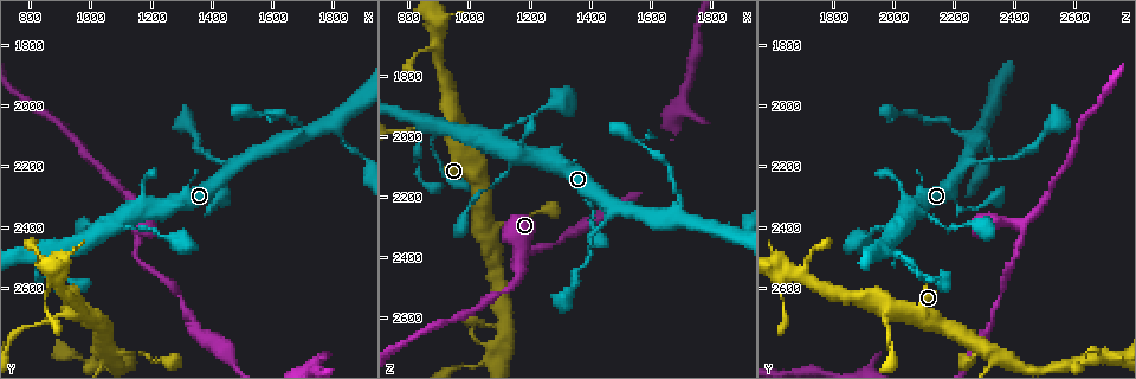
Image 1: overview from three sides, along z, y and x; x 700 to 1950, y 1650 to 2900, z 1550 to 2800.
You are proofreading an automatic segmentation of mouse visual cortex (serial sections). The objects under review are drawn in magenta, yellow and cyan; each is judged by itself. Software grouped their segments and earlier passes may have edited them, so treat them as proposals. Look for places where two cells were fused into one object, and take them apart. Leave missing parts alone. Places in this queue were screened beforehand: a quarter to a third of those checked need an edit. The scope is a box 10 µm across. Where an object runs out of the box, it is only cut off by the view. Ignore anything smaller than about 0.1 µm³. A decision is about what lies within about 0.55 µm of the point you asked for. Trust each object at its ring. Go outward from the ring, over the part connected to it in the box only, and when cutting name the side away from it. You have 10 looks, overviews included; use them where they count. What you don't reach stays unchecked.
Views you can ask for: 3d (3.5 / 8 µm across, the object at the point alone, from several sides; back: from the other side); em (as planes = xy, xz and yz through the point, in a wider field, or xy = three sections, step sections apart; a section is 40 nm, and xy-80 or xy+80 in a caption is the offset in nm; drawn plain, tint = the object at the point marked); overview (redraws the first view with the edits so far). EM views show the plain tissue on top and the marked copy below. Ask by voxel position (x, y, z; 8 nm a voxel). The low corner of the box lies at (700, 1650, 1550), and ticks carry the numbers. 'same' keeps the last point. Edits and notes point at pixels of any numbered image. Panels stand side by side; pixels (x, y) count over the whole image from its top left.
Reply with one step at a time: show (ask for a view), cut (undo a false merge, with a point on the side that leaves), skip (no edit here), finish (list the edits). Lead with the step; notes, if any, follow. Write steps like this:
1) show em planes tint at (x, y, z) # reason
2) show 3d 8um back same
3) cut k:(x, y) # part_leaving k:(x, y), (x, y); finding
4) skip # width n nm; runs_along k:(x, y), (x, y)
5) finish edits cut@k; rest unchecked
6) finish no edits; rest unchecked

show 3d 3.5um at (1170, 2390, 2420) # abrupt turn

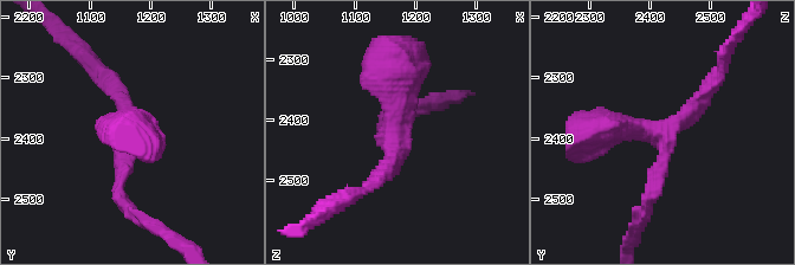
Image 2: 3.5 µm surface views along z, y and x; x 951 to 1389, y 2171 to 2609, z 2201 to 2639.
show em planes tint at (1170, 2385, 2430) # arms 3; arm_widths 150, 200, 450 nm

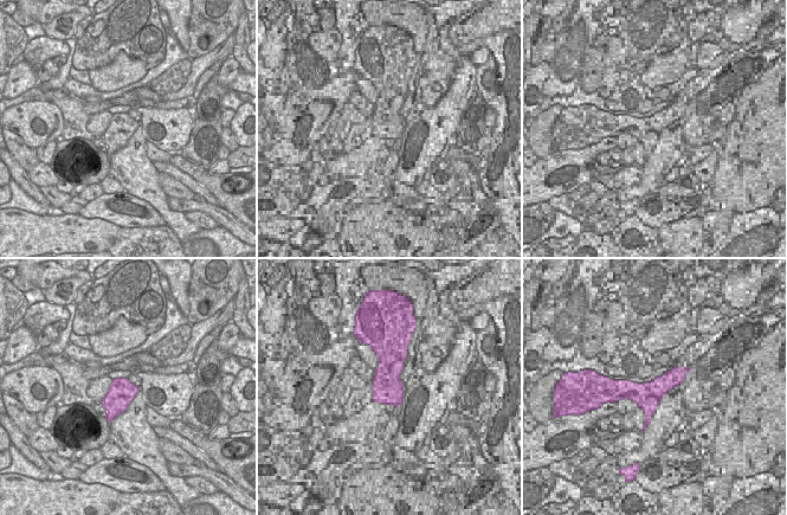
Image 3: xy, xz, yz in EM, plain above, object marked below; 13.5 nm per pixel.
skip # runs_along 2:(588, 136), (666, 129), (645, 201); one cell here

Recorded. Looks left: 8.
show 3d 3.5um at (950, 2660, 1980) # three-way junction

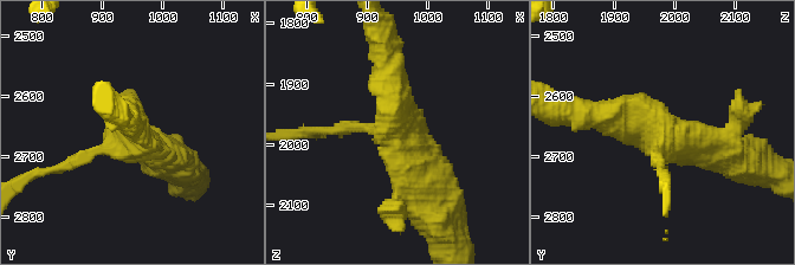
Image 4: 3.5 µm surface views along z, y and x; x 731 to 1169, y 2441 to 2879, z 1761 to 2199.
show em xy step 5 tint at (950, 2670, 1985) # need the tissue

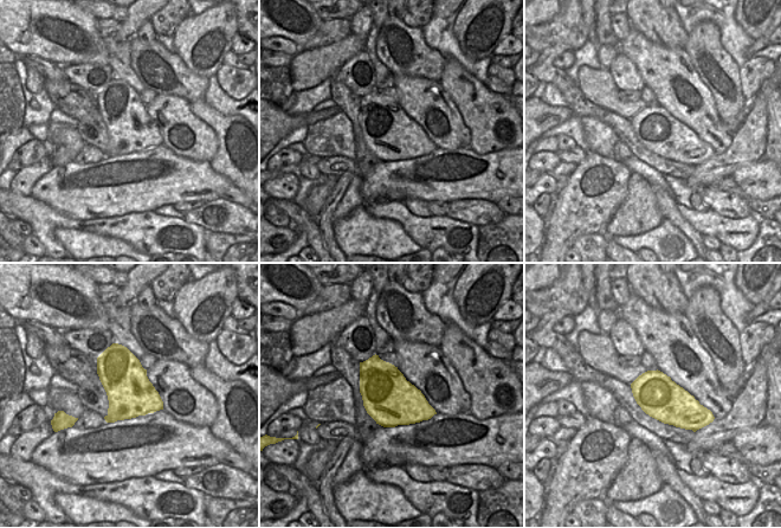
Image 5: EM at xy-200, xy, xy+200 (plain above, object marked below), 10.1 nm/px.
skip # runs_along 4:(734, 133), (666, 140), (594, 115); continuous, no second cell

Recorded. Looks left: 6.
show 3d 3.5um at (1460, 2210, 2230) # three arms meet

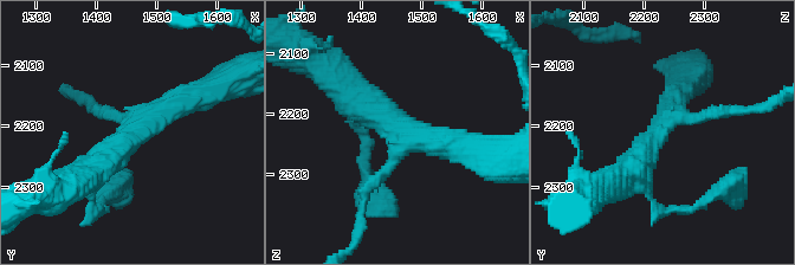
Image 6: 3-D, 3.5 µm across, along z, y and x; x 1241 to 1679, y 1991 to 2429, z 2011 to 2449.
show em xy step 1 tint at (1475, 2200, 2225)

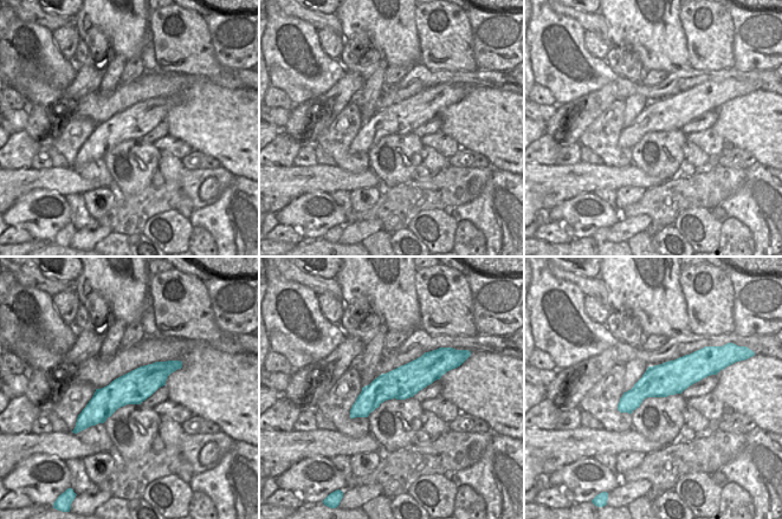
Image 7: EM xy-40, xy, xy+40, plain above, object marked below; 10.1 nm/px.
skip # arm_widths 150, 350, 350 nm; runs_along 6:(84, 176), (139, 125), (208, 92); continuous, no second cell

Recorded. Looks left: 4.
show 3d 3.5um at (1660, 2100, 2270) # arms part here

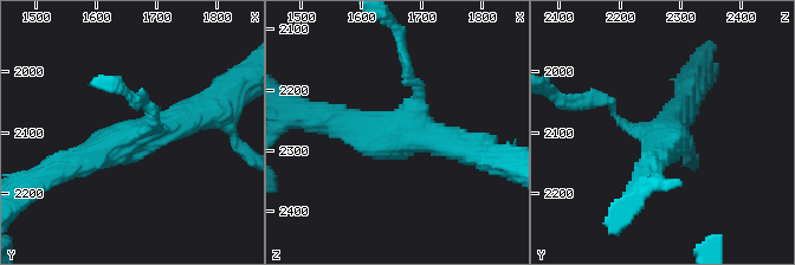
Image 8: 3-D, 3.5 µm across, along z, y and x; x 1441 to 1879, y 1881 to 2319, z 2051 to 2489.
show em xy step 5 tint at (1670, 2100, 2270) # arms 3; arm_widths 150, 350, 400 nm; need the tissue

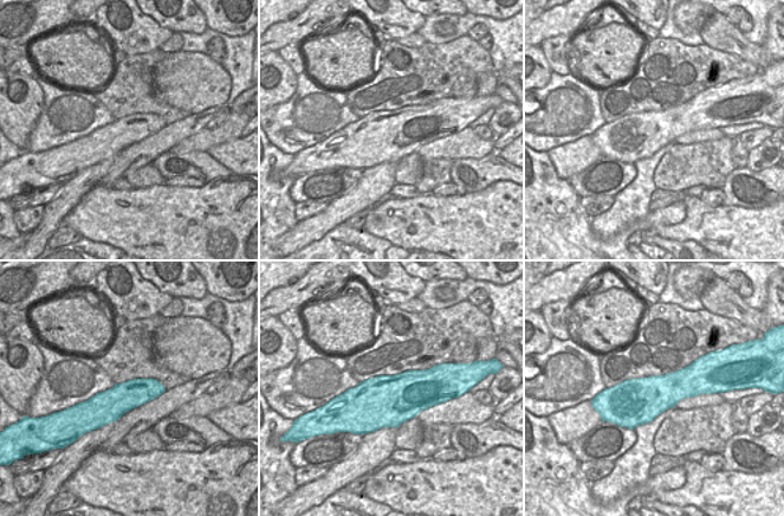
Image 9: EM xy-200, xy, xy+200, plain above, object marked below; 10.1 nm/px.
skip # runs_along 9:(161, 389), (83, 411); one cell here

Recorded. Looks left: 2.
finish no edits; rest unchecked

